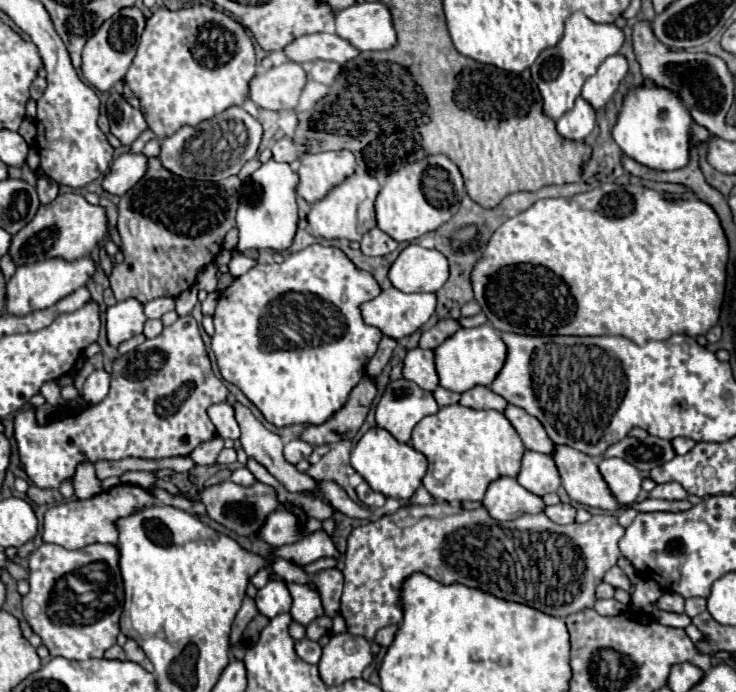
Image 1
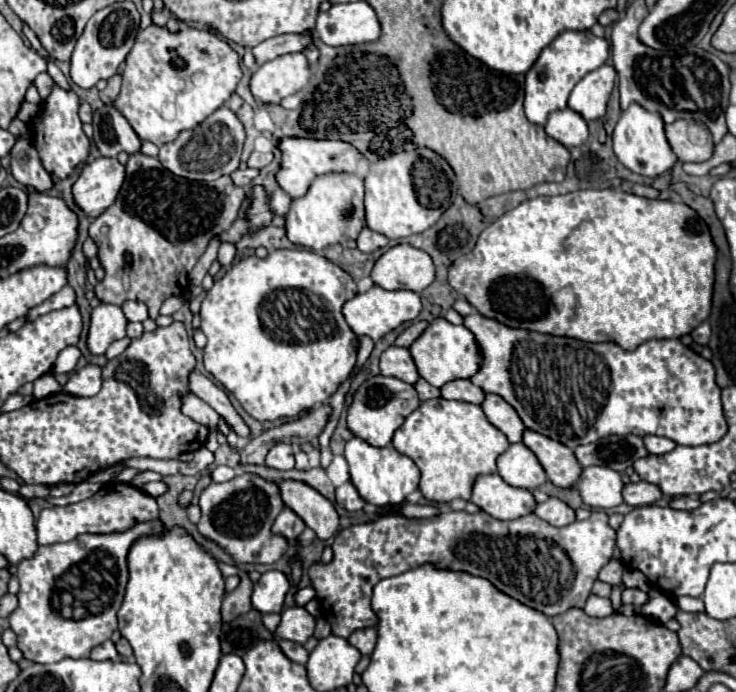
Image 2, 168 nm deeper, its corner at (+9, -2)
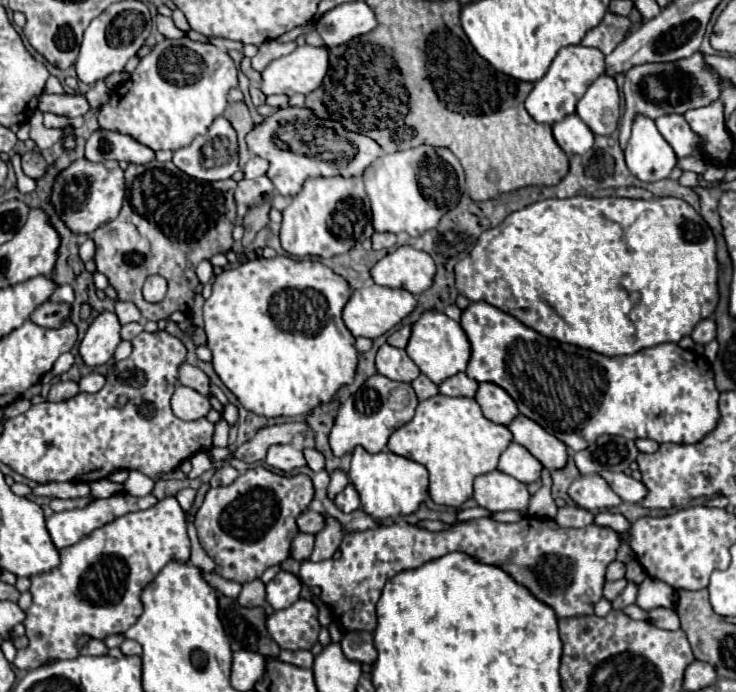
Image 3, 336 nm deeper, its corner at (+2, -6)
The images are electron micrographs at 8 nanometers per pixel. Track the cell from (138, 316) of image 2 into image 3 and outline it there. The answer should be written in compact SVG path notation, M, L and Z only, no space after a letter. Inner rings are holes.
M117 302L115 304L115 314L117 314L121 324L139 322L141 320L141 312L137 310L137 306L133 306L133 302Z

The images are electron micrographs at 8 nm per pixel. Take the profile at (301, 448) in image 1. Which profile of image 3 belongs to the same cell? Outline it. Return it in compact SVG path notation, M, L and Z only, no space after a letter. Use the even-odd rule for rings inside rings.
M277 444L277 446L271 446L269 452L267 452L267 458L265 462L277 470L283 470L283 472L289 472L293 468L299 468L299 466L305 466L305 456L301 450L293 448L291 444Z

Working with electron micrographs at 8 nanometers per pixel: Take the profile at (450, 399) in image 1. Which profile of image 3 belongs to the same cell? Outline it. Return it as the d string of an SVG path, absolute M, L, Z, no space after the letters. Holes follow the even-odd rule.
M419 374L413 382L411 382L415 394L419 400L425 400L425 398L431 398L433 394L437 394L437 386L433 382L429 382L429 378L425 378L425 374Z

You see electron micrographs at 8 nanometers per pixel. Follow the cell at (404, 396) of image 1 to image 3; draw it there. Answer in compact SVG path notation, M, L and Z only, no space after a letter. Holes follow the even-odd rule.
M373 374L365 380L365 384L349 396L337 410L333 428L329 432L329 446L335 456L343 456L355 450L355 446L363 446L367 452L377 454L387 448L389 434L397 430L397 426L403 426L413 418L415 408L419 400L411 388L411 384L389 380L381 374Z

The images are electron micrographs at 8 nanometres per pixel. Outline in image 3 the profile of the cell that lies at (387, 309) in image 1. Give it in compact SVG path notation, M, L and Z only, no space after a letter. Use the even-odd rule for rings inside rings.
M373 284L369 288L353 290L351 298L347 300L347 304L343 308L343 322L355 338L357 336L377 338L377 336L385 334L387 330L391 330L393 326L397 326L415 308L415 304L417 304L415 296L407 290L393 290L393 288Z

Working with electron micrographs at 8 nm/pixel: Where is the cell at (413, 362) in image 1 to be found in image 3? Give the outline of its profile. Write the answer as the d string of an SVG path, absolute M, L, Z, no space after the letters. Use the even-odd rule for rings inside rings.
M383 344L377 350L375 368L379 374L399 382L413 382L421 374L421 370L417 370L417 364L405 354L405 350L393 348L389 344Z

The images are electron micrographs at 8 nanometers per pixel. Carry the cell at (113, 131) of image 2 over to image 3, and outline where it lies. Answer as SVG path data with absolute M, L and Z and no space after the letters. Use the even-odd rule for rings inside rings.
M97 130L85 144L85 158L91 162L125 160L131 164L147 164L155 158L155 152L125 134Z

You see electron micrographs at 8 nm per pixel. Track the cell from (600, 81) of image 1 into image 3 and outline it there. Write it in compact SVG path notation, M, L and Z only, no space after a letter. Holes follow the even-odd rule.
M599 76L577 102L579 118L593 134L609 136L619 122L619 90L613 78Z

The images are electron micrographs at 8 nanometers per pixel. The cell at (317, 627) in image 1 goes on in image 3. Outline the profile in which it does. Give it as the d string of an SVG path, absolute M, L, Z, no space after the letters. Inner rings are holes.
M297 600L289 608L275 610L265 618L267 632L285 650L311 650L319 636L317 606L311 600Z

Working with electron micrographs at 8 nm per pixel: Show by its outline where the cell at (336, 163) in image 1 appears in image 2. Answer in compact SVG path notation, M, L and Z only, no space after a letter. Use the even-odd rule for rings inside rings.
M284 138L280 142L282 150L282 168L276 174L276 180L280 188L290 194L292 198L300 198L308 192L312 180L316 176L328 174L328 172L354 172L358 160L362 158L354 146L346 142L330 142L330 140L300 140L300 138Z

